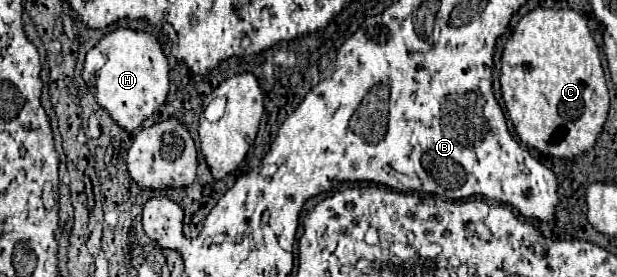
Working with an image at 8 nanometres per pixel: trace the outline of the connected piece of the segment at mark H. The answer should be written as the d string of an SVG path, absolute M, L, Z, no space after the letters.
M117 28L117 30L113 30L103 40L99 40L97 46L93 46L87 52L81 78L85 82L93 84L93 92L95 92L97 104L125 132L137 130L151 114L155 114L161 108L161 104L165 102L165 96L169 92L169 64L167 64L167 58L163 54L161 46L157 44L157 40L151 34L147 34L147 32L135 32L135 30L129 30L129 28Z

